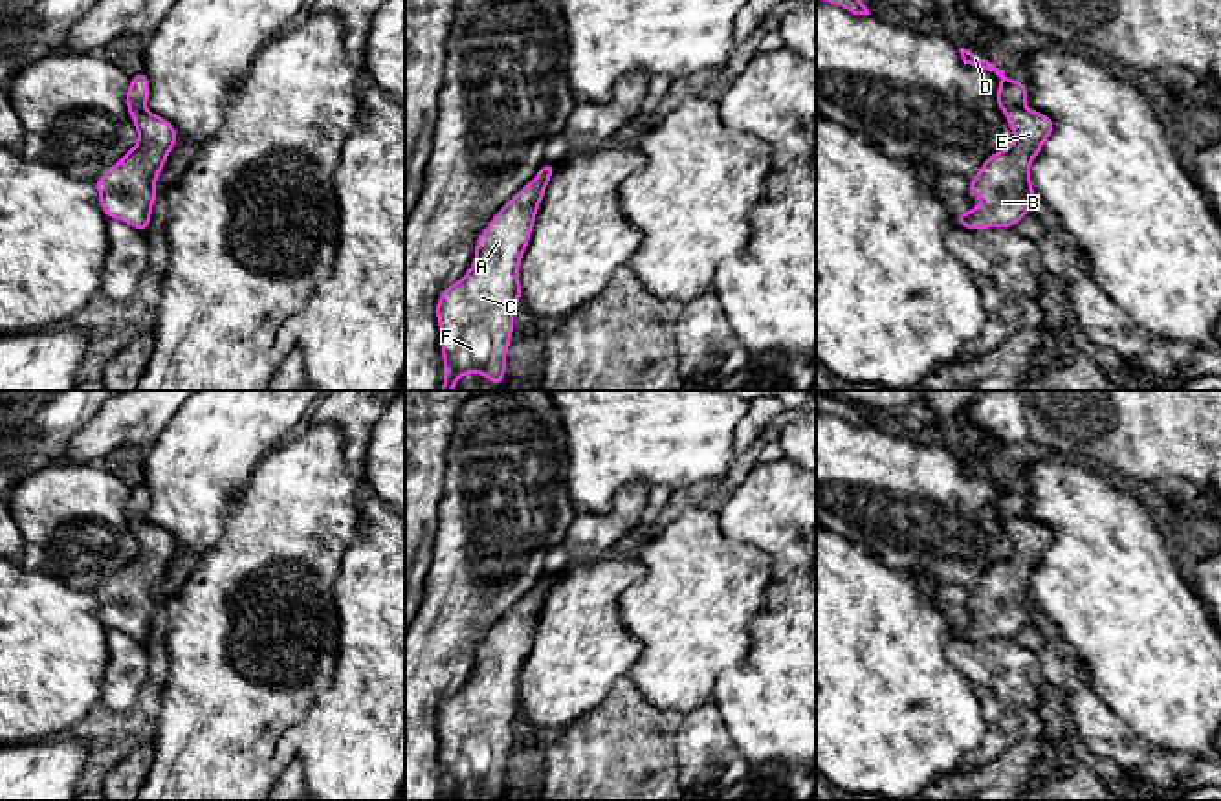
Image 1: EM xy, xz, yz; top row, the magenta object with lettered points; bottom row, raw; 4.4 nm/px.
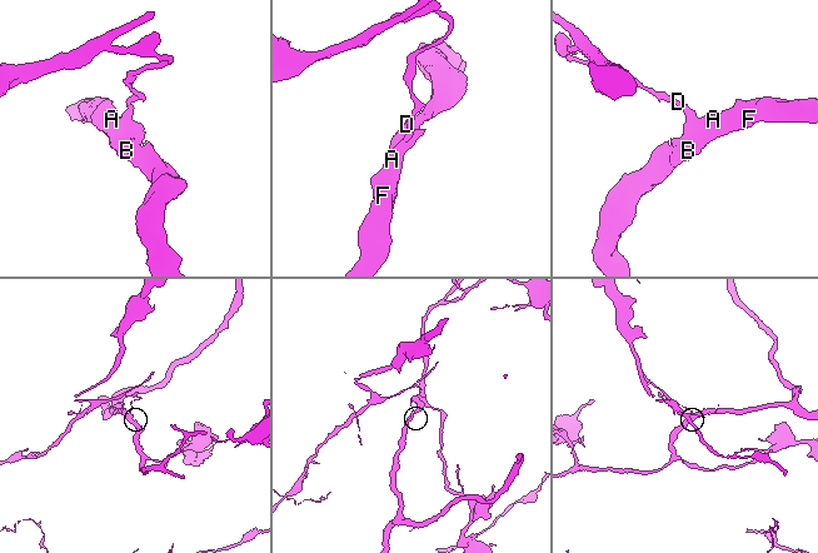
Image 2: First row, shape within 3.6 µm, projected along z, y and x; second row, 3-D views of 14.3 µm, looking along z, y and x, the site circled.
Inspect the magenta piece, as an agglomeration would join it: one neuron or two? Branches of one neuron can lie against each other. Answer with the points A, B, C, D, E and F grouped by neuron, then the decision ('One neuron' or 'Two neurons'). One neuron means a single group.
Groups: A B C E F / D. Two neurons

